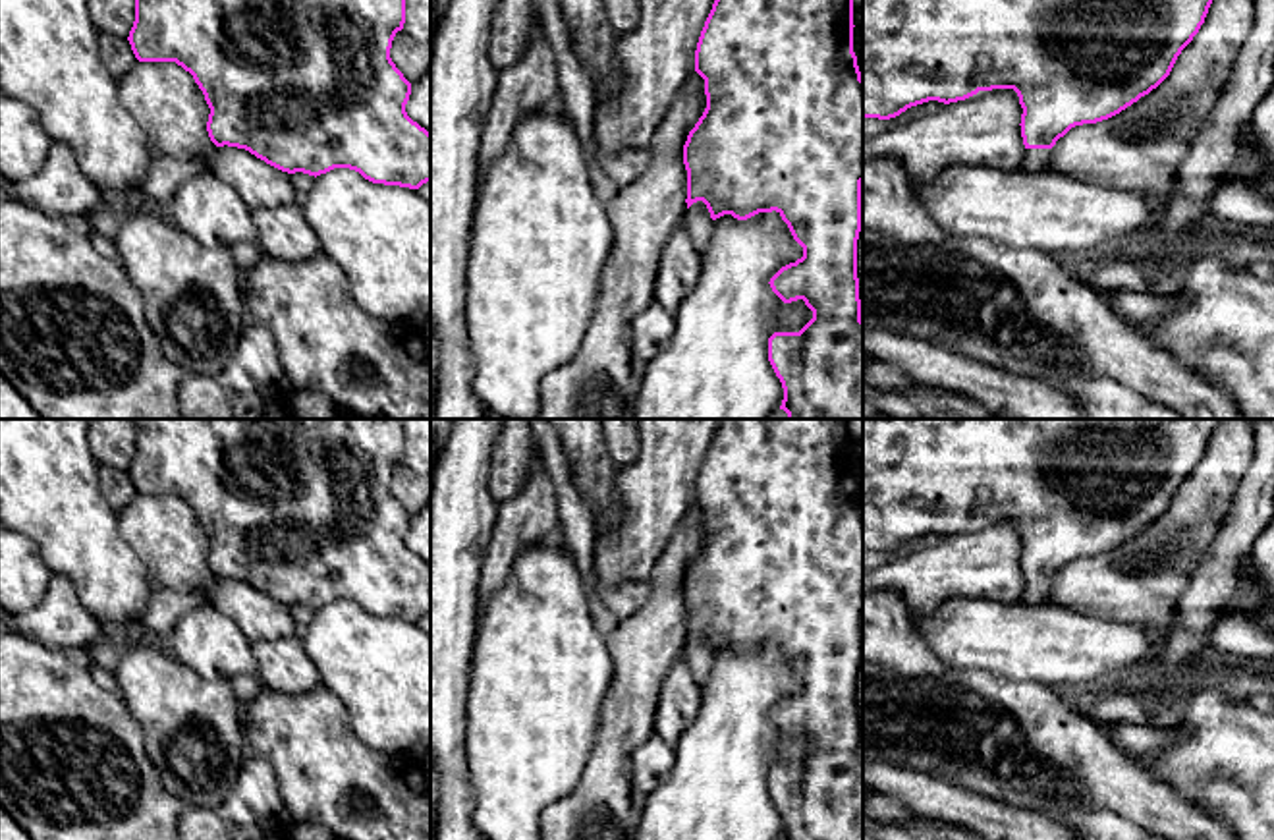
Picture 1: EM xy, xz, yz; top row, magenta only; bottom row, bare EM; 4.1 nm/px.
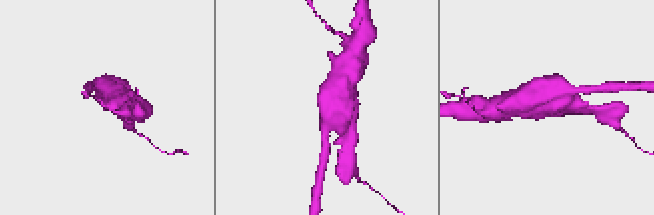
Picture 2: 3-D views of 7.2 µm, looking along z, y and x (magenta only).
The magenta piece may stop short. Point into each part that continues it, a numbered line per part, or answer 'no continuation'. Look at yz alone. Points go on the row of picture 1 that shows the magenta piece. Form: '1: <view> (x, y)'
1: yz (1035, 159)

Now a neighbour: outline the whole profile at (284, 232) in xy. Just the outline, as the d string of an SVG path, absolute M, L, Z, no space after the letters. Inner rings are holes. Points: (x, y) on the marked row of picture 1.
M299 201L274 209L255 207L251 216L264 255L295 263L322 253L320 241L309 226Z

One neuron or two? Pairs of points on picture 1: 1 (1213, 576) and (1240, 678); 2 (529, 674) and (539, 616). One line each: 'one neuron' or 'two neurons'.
1: two neurons
2: one neuron

